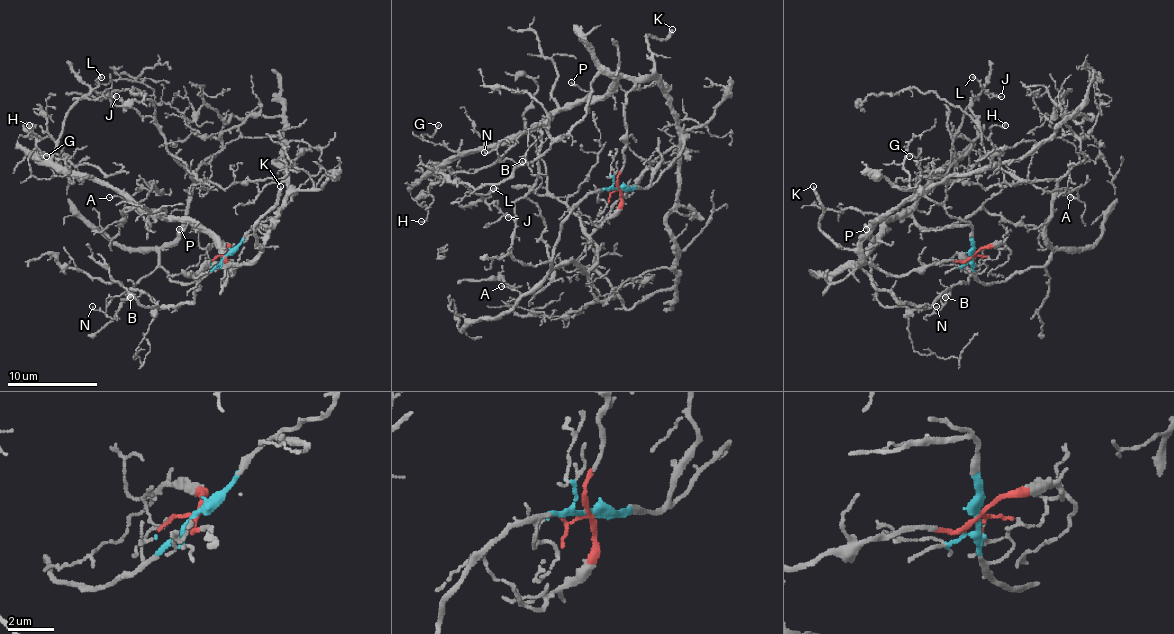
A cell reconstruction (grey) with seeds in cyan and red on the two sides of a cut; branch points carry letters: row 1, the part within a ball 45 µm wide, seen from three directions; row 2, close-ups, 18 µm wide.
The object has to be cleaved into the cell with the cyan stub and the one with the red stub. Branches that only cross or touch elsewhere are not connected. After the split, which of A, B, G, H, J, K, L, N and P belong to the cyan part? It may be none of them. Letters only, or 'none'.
none

